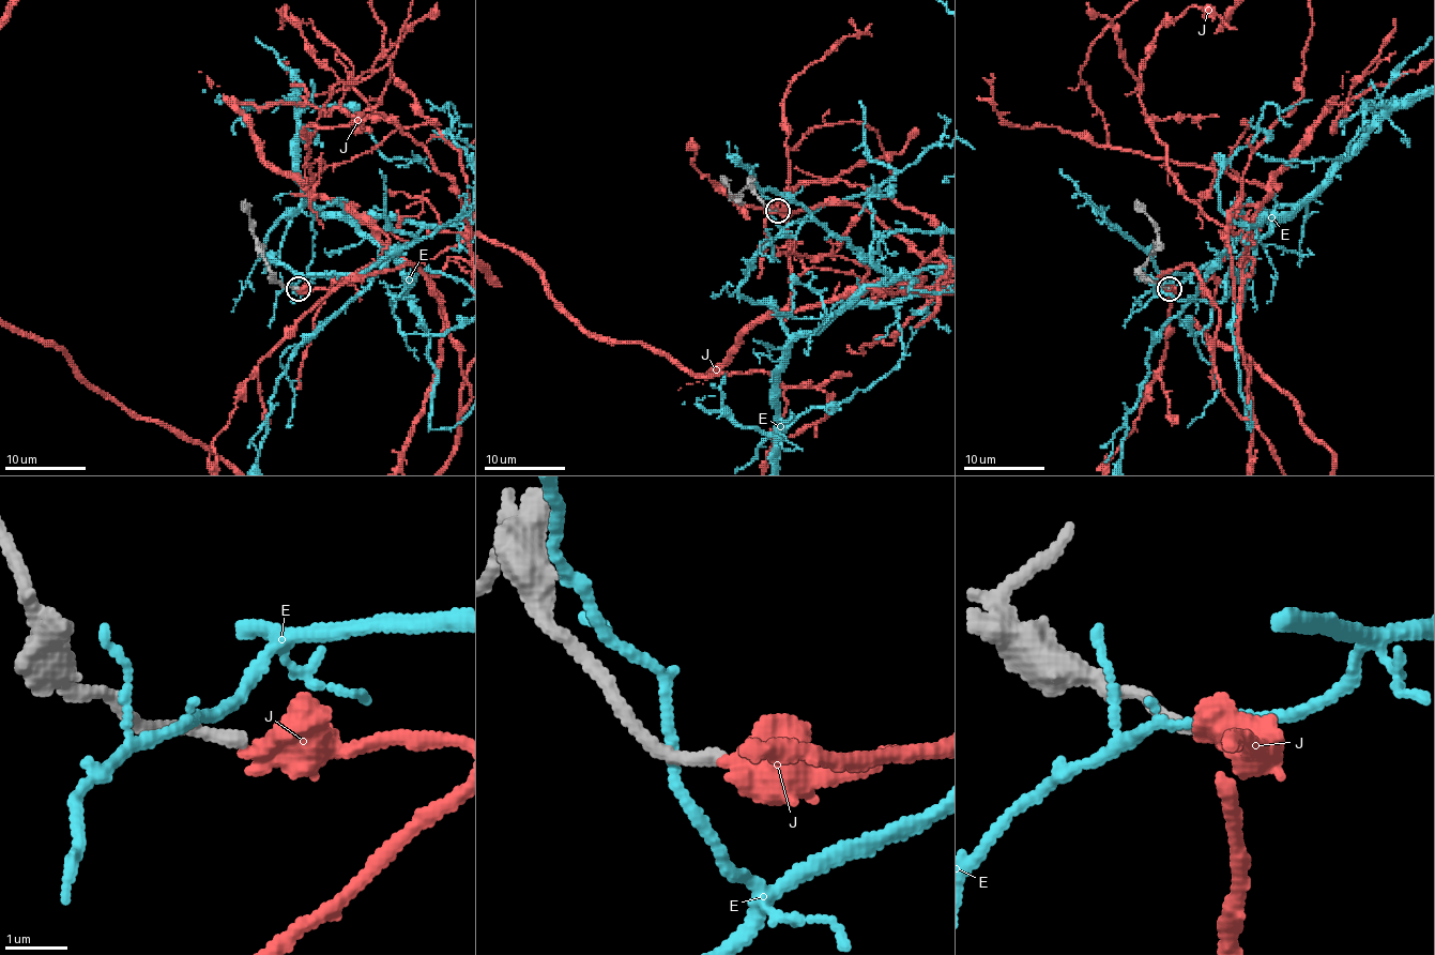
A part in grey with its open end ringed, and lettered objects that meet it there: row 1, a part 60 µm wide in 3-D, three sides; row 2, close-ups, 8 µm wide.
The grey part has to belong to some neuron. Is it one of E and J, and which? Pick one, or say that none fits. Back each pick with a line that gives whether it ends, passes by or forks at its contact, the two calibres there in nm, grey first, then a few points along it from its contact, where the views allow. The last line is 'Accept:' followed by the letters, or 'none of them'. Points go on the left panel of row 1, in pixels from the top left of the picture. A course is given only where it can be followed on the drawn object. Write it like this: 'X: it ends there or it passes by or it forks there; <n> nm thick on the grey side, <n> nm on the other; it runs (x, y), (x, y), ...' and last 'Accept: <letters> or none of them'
J: it ends there; 240 nm thick on the grey side, 600 nm on the other
Accept: J

